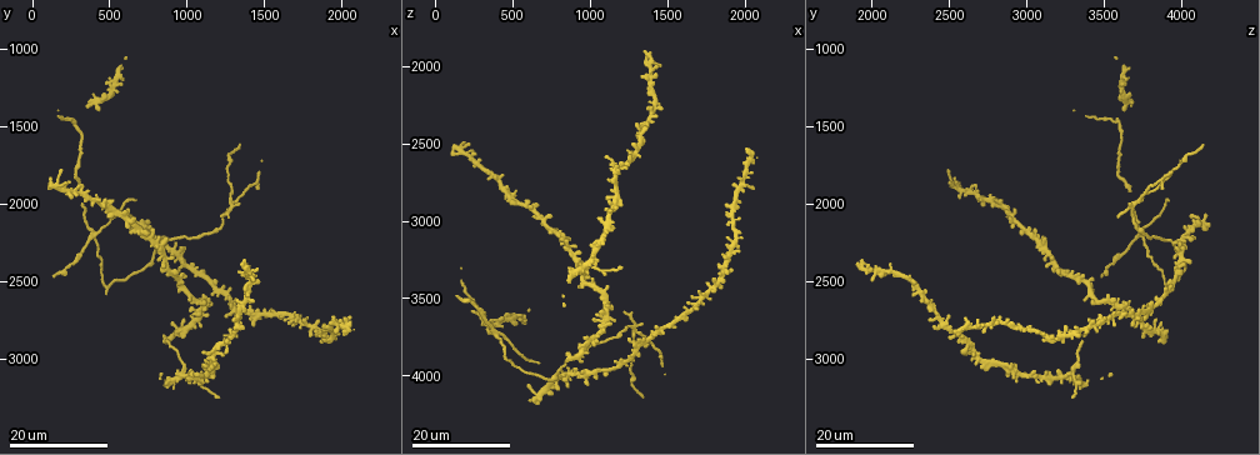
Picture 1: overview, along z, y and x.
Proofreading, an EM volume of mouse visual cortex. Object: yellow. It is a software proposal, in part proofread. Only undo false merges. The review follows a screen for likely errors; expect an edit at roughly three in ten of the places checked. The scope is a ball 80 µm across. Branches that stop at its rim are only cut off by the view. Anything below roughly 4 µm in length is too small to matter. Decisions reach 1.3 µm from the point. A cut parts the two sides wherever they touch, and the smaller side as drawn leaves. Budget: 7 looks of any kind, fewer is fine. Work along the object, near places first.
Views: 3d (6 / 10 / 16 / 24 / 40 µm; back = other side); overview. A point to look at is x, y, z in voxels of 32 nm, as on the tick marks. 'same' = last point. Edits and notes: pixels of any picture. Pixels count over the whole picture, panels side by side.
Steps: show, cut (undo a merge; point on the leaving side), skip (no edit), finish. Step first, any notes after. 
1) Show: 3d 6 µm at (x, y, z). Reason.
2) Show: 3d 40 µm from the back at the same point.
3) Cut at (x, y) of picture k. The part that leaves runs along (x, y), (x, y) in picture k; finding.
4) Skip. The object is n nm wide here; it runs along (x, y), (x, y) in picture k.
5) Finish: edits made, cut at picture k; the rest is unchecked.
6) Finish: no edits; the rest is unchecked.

Show: 3d 16 µm at (1460, 1840, 3840). Thick turns thin.

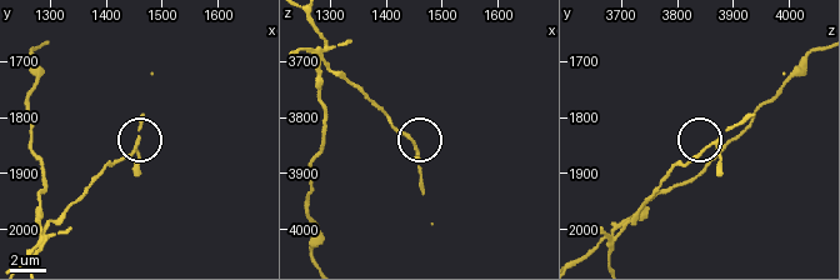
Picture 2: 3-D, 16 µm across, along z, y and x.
Show: 3d 6 µm at (1450, 1850, 3855).

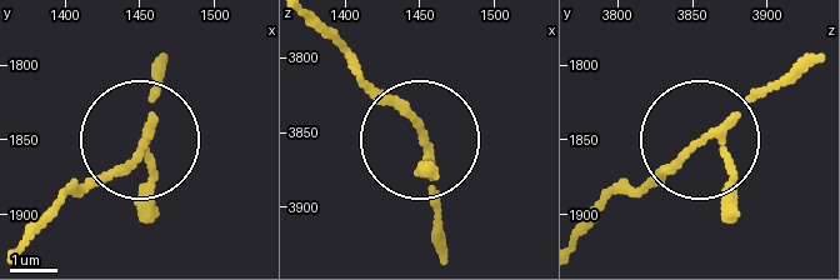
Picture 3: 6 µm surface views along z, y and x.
Skip. The object is 130 nm wide here; it runs along (306, 20), (419, 135), (434, 226) in picture 3; all the same neuron.

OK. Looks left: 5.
Show: 3d 16 µm at (980, 2840, 3760). Branch point.

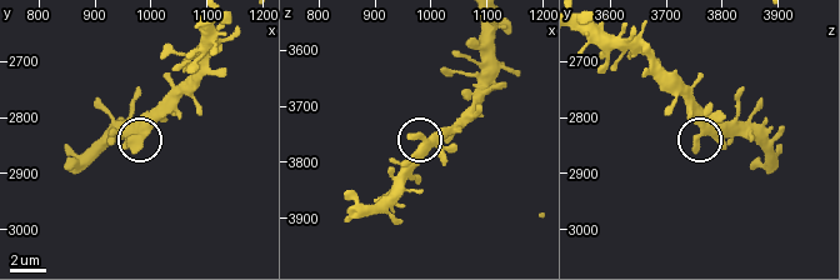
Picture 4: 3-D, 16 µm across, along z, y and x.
Show: 3d 6 µm at (985, 2825, 3770).

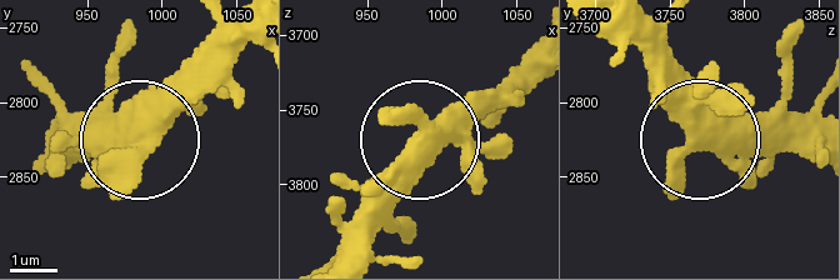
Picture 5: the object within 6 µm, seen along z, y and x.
Skip. 3 arms meet here; one neuron here.

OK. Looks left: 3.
Show: 3d 16 µm at (380, 2200, 3740). Four or more arms meet.

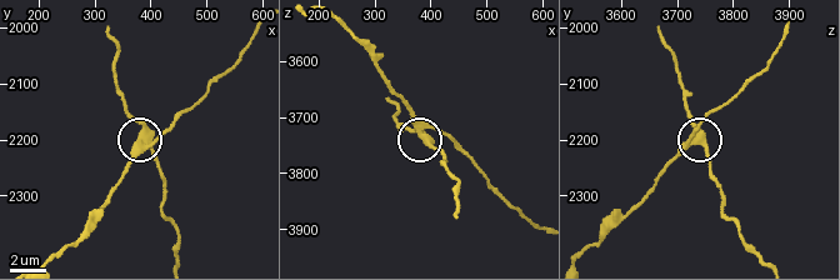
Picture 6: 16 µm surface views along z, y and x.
Show: 3d 6 µm at (380, 2195, 3735).

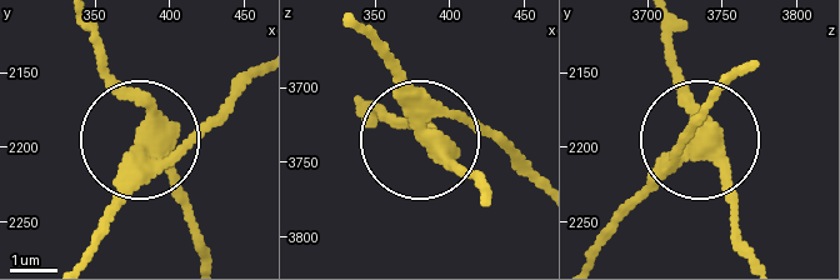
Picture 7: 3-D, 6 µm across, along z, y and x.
Cut at (119, 195) of picture 7. The object is 380 nm wide here; the part that leaves runs along (139, 148), (135, 191), (91, 251) in picture 7; two neurons meet here.

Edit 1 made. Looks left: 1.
Finish: edits made, cut at picture 7; the rest is unchecked.

